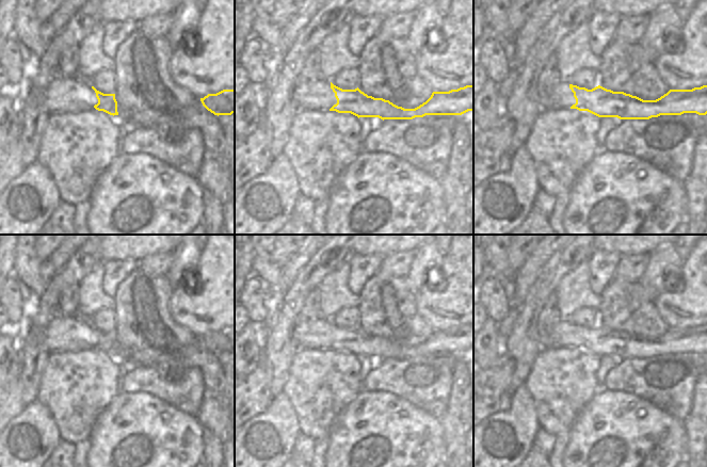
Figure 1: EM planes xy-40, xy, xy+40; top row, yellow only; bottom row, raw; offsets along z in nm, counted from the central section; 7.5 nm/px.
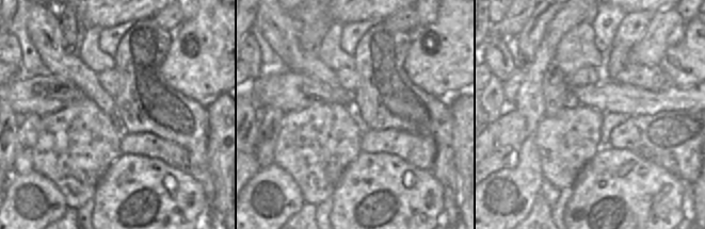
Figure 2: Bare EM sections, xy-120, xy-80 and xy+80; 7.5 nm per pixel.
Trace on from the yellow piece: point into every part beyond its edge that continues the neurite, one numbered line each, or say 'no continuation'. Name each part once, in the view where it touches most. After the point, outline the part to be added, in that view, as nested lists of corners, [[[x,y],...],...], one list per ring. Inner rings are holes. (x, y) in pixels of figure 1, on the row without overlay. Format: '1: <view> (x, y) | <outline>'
1: xy (319, 335) | [[[321,318],[310,324],[300,324],[298,319],[294,327],[294,340],[299,350],[328,350],[337,342],[335,332],[331,327],[331,320],[325,318]]]

